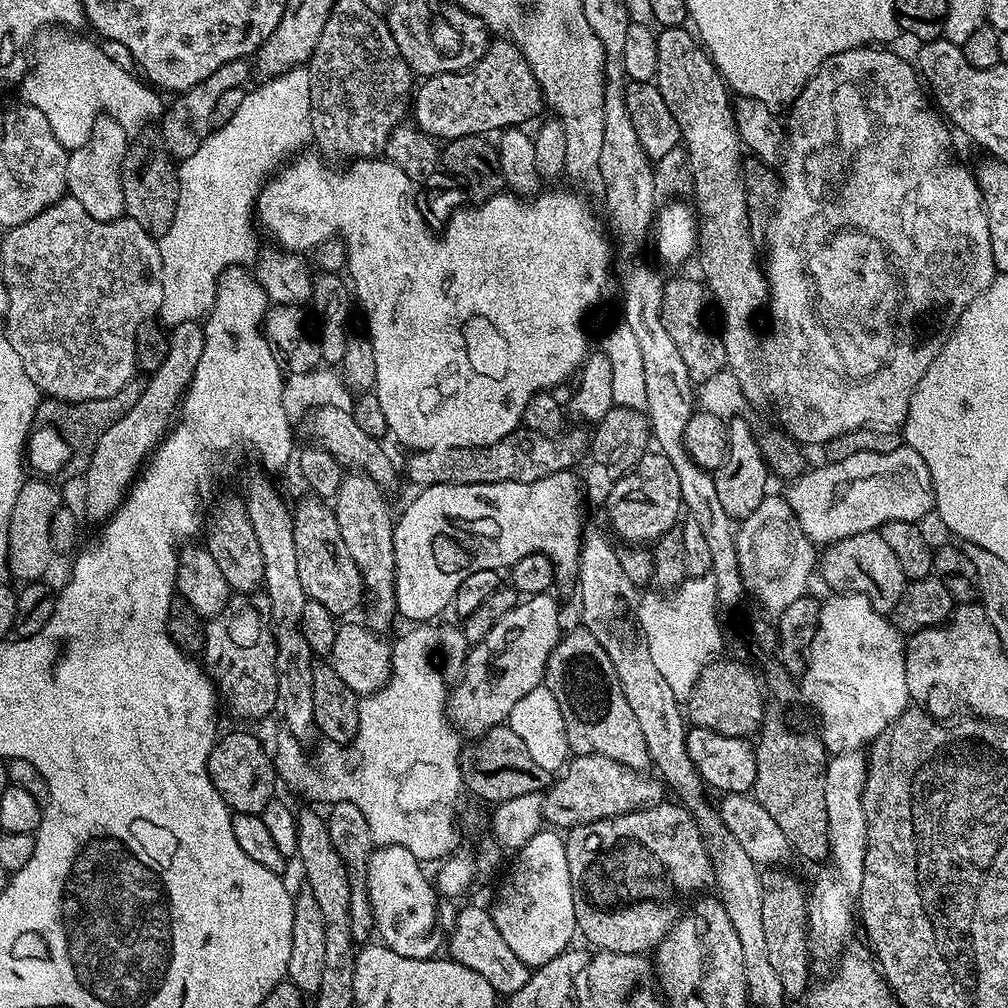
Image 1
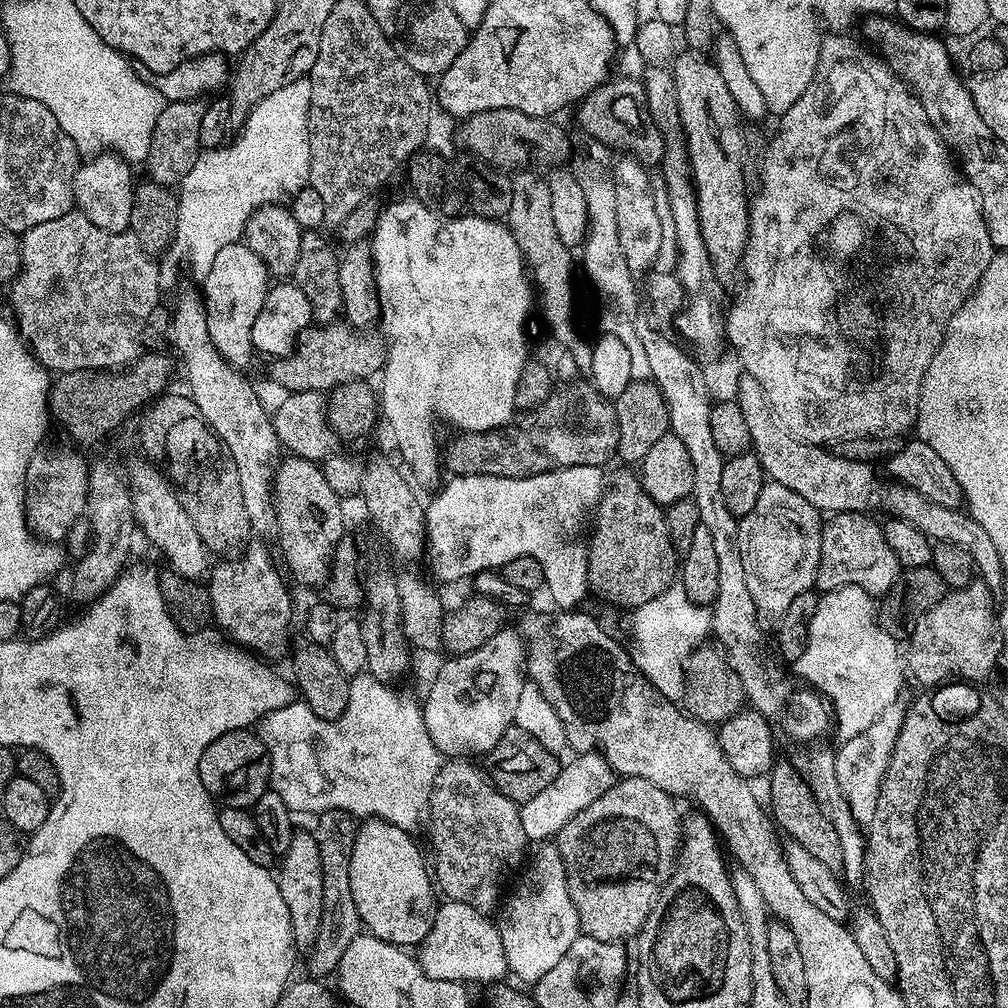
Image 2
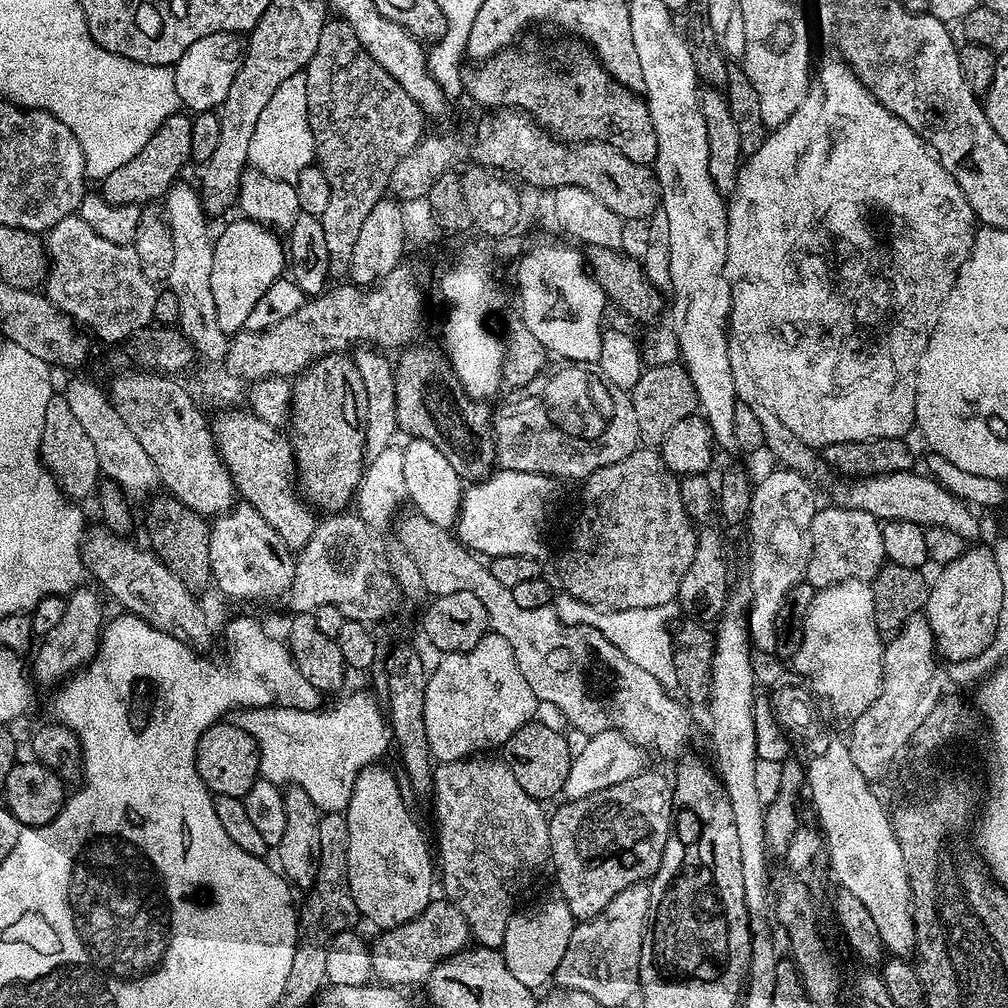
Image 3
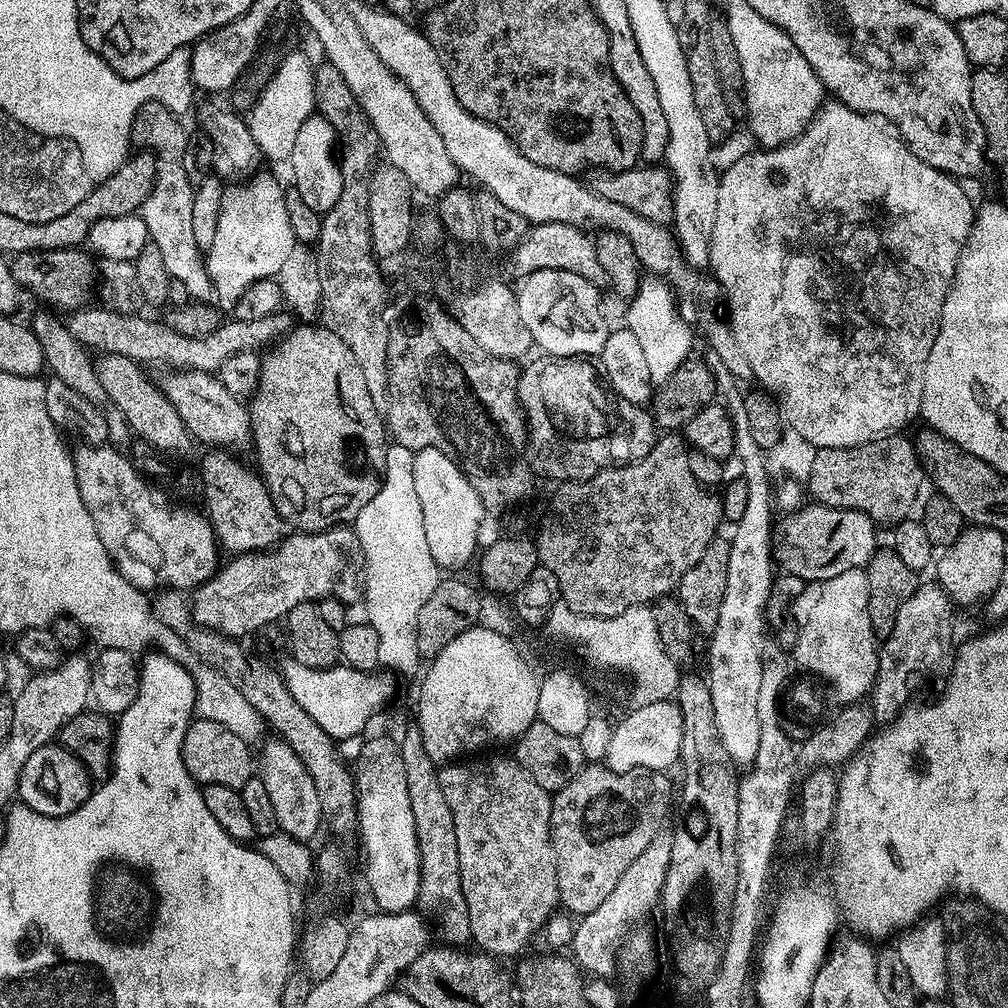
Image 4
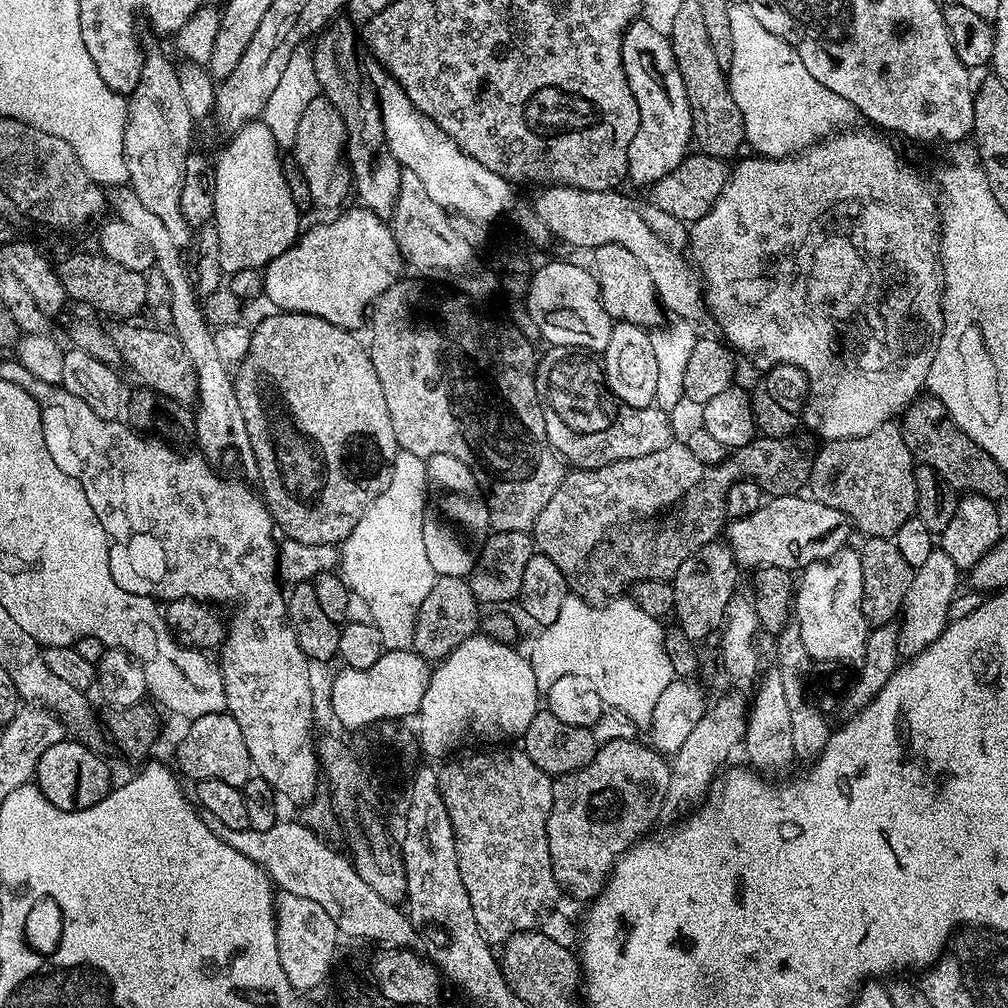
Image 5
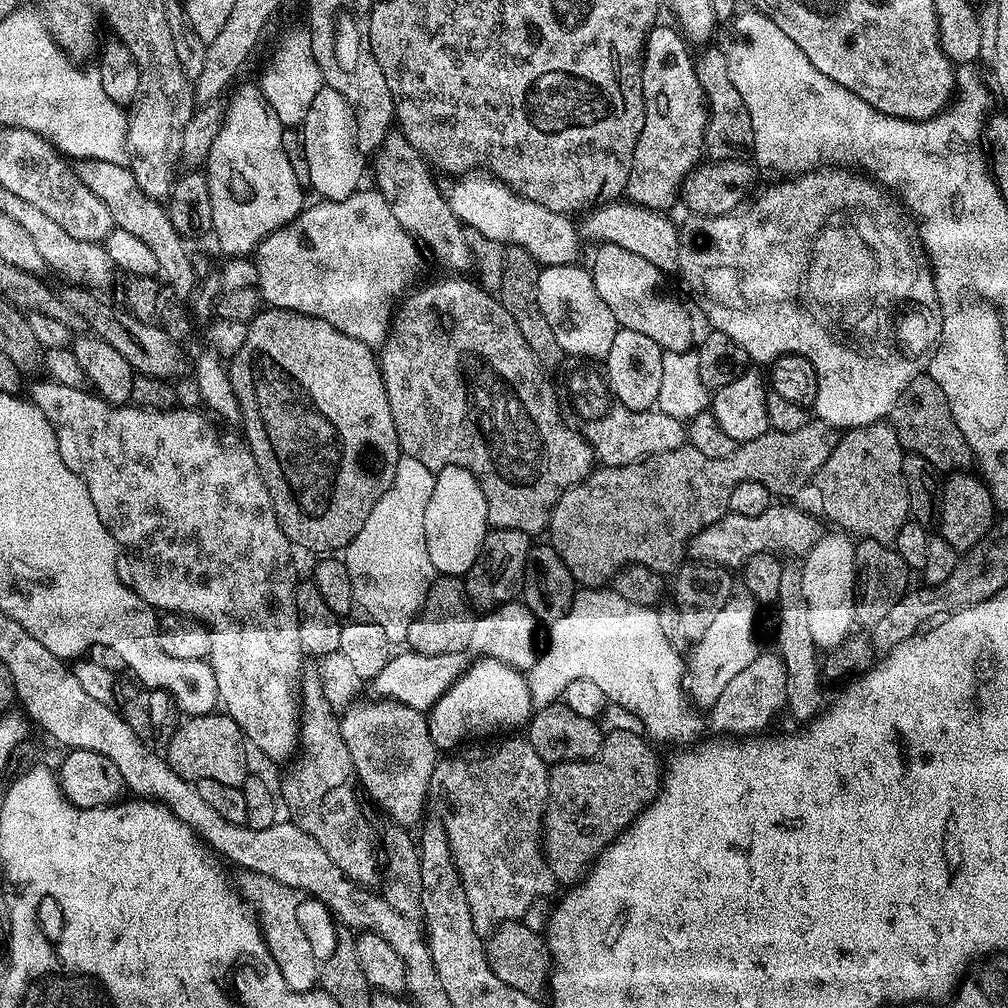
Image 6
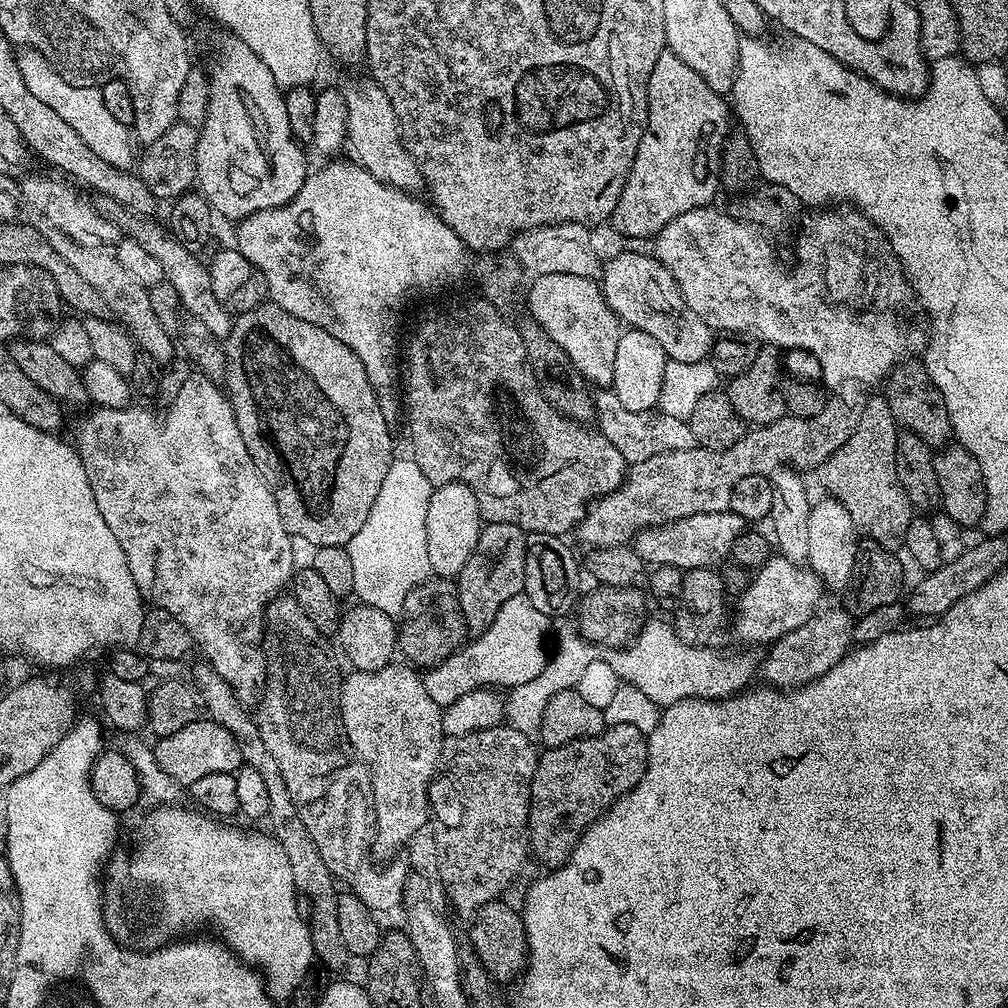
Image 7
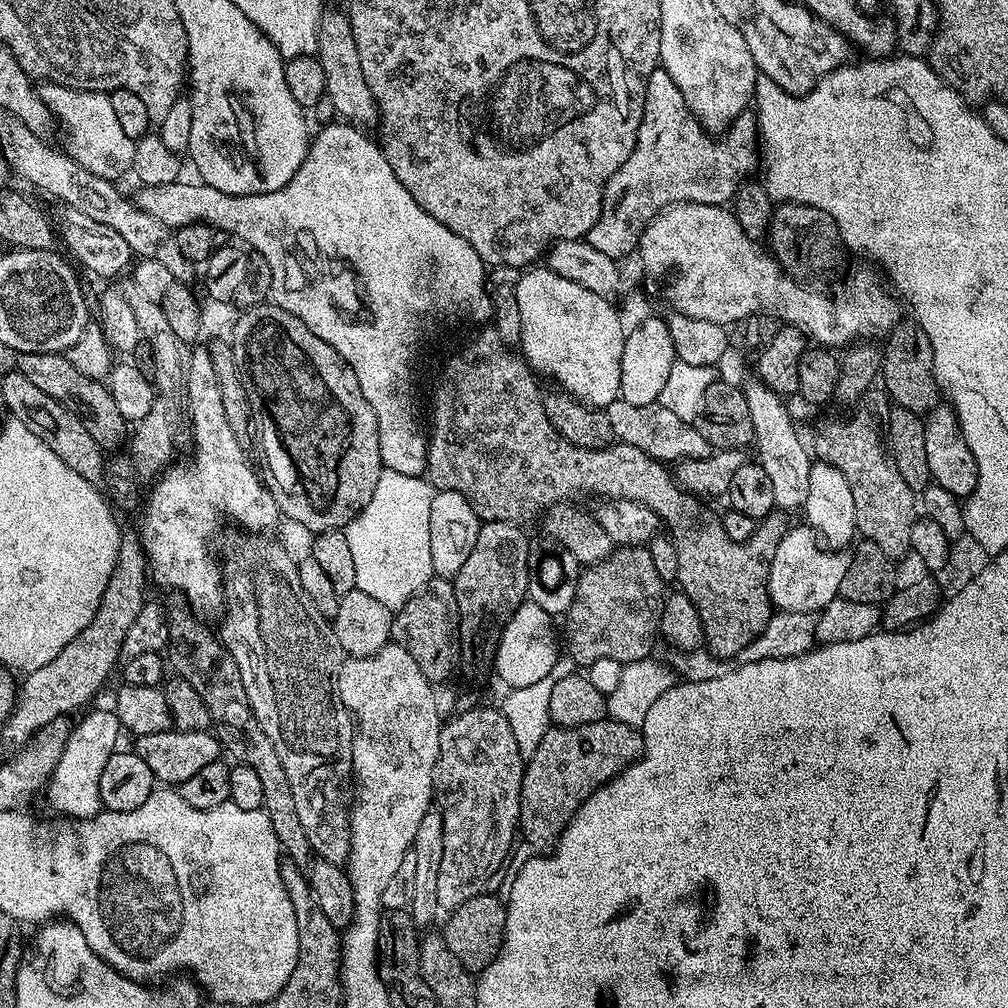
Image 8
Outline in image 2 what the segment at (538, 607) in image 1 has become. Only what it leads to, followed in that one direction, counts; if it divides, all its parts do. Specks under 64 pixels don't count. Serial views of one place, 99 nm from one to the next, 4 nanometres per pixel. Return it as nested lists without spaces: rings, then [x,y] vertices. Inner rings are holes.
[[[511,626],[501,628],[486,646],[468,652],[465,656],[452,656],[440,668],[428,697],[422,700],[424,721],[430,730],[430,738],[440,752],[448,758],[480,758],[498,746],[498,738],[506,729],[513,727],[518,698],[526,681],[526,640],[519,636]]]

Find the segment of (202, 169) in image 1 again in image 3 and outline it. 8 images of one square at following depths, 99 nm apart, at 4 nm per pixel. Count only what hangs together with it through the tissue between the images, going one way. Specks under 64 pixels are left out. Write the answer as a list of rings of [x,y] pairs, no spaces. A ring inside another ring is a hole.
[[[286,88],[286,90],[279,90],[279,92],[296,92],[296,100],[302,98],[302,104],[296,104],[296,106],[302,106],[302,108],[276,108],[275,98],[270,98],[270,102],[266,102],[266,110],[262,110],[261,116],[258,117],[258,126],[254,126],[254,138],[250,138],[250,150],[248,151],[248,164],[253,169],[261,172],[262,175],[273,176],[277,178],[295,178],[294,176],[300,176],[304,172],[304,167],[309,163],[313,163],[316,147],[314,146],[314,134],[310,130],[310,122],[308,121],[308,107],[306,106],[306,88]]]

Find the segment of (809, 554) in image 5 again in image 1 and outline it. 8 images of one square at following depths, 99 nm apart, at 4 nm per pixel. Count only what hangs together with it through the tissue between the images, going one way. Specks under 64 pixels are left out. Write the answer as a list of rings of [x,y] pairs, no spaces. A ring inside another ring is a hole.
[[[879,531],[850,534],[850,538],[842,538],[827,545],[823,549],[818,572],[820,576],[824,575],[824,580],[832,587],[833,593],[862,594],[870,598],[874,610],[885,614],[891,614],[894,606],[898,606],[898,598],[902,598],[906,587],[902,565],[898,563],[898,557],[892,553],[886,538],[882,538]]]

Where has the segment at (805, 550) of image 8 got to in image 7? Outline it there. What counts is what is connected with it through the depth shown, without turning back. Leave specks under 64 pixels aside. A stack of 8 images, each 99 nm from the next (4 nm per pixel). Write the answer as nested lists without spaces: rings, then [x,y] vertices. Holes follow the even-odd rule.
[[[773,555],[755,573],[752,585],[740,596],[740,617],[736,620],[736,636],[744,646],[771,645],[790,630],[798,630],[817,611],[822,585],[819,576],[807,567],[792,564],[784,556]]]

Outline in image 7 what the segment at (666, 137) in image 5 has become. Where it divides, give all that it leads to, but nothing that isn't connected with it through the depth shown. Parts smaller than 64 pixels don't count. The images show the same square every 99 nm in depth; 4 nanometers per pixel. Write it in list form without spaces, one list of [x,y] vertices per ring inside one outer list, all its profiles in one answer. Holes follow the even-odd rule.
[[[665,50],[658,62],[654,62],[654,70],[648,83],[648,126],[644,129],[644,137],[636,151],[630,174],[624,183],[622,194],[618,198],[618,206],[614,206],[610,217],[610,225],[616,232],[629,236],[632,240],[655,238],[670,221],[678,218],[678,214],[686,214],[695,208],[706,208],[713,203],[718,189],[718,173],[720,156],[724,153],[724,141],[730,135],[730,104],[721,93],[710,90],[706,82],[686,62]]]

